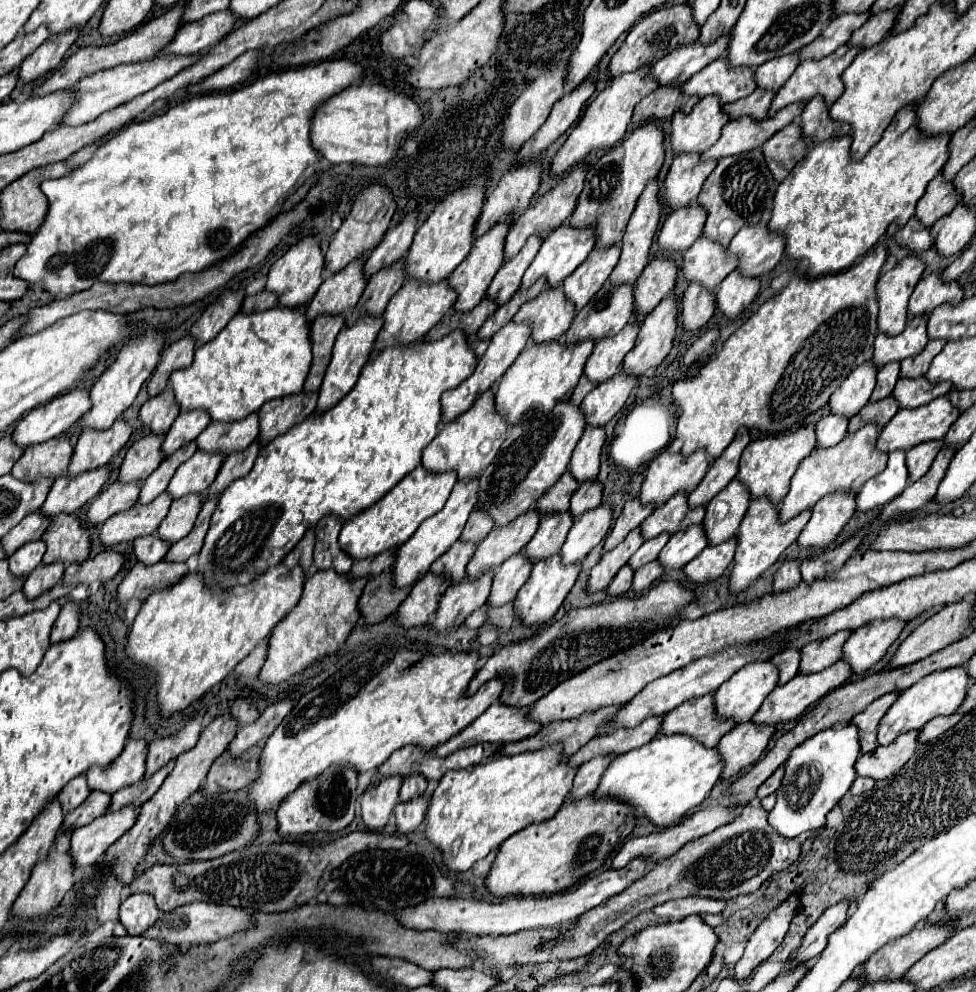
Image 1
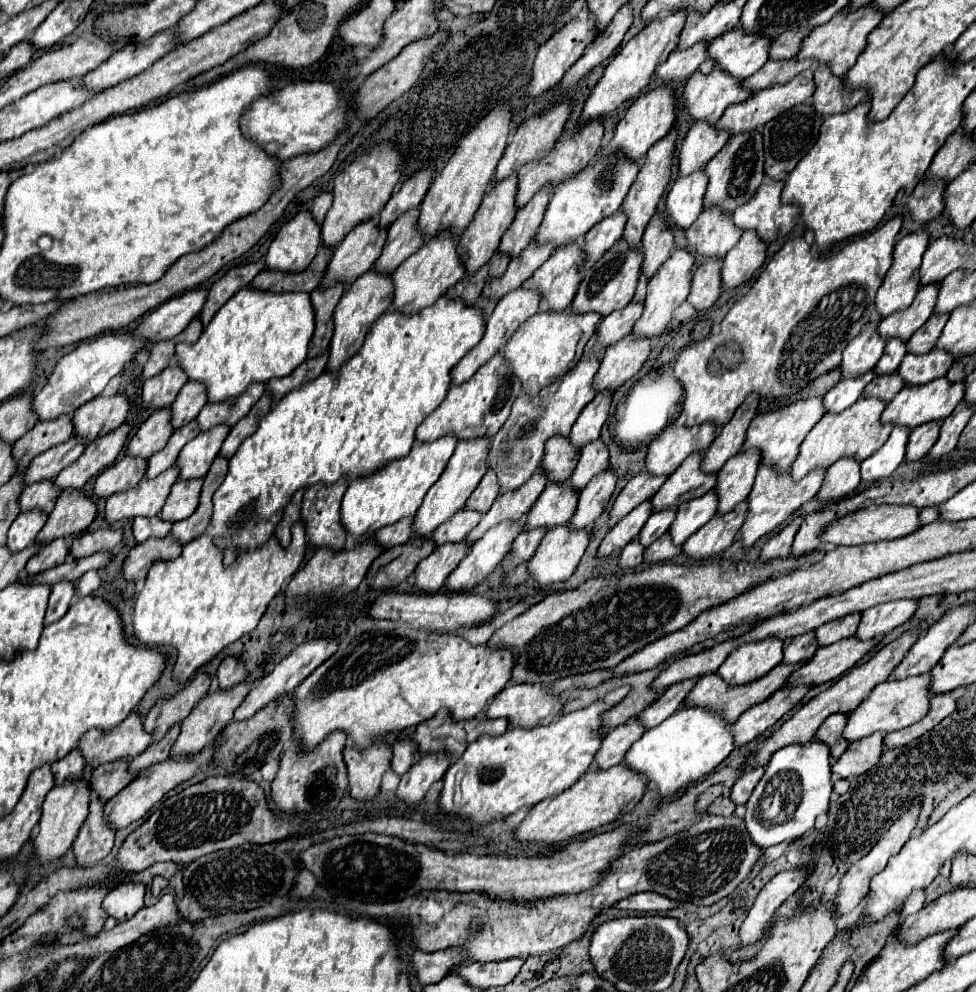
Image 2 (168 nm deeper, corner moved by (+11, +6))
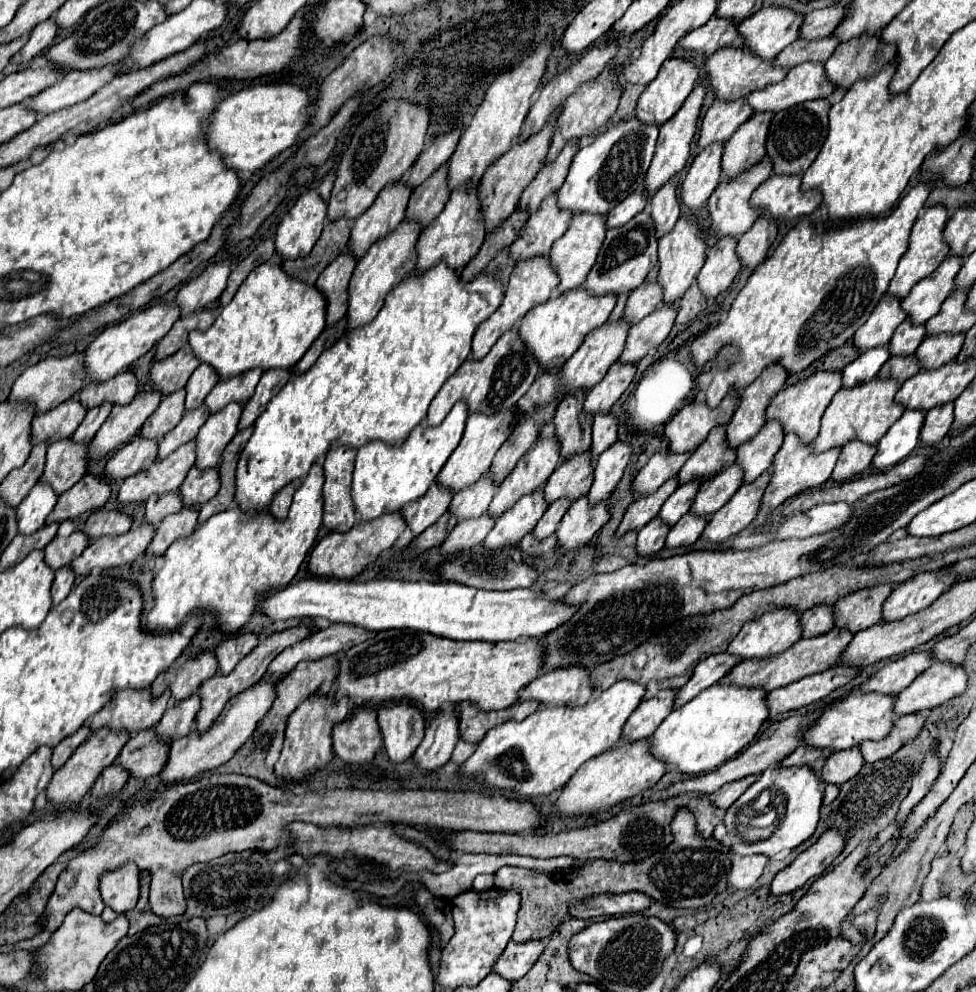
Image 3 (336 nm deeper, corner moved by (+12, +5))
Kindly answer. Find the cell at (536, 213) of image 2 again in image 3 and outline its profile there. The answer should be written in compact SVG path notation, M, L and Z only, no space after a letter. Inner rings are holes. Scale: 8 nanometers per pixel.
M573 141L573 145L565 145L565 149L559 153L555 161L551 161L549 165L543 165L543 169L535 175L535 179L521 195L521 201L519 201L521 209L527 209L529 213L533 213L551 191L561 189L577 149L579 149L579 141Z

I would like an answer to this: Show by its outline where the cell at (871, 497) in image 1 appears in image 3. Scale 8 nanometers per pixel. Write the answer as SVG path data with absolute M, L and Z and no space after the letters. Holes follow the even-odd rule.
M907 409L881 437L879 451L871 465L879 471L885 471L903 461L919 445L923 421L925 413L921 413L921 409Z

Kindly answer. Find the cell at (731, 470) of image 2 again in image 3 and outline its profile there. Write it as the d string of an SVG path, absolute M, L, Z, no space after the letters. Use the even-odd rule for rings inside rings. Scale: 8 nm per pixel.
M769 421L753 439L737 447L737 463L741 463L745 469L745 483L755 481L763 471L769 469L783 439L785 431L781 425L777 425L777 421Z

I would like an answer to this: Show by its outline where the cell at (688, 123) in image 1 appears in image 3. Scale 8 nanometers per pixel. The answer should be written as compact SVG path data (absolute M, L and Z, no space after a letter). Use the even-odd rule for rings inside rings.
M727 45L725 49L719 49L707 59L707 73L711 77L715 97L725 99L725 101L735 101L735 99L747 97L751 91L765 89L771 83L779 83L781 79L785 79L789 69L777 69L773 61L757 61L757 57L753 57L753 53L749 53L749 49L745 47Z

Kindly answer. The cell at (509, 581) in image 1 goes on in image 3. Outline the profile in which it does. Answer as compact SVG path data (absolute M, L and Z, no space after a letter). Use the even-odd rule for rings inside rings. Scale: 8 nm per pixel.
M553 501L553 505L549 505L549 509L545 511L545 515L543 515L541 521L537 523L537 527L535 527L535 531L533 531L535 537L537 537L537 539L549 537L549 535L557 529L557 525L559 525L561 517L567 513L569 505L571 505L571 501Z

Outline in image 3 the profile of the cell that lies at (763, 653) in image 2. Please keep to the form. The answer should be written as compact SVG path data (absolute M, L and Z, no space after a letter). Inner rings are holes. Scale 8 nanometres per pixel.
M779 607L763 613L753 623L745 623L727 651L745 659L769 657L789 649L799 639L801 613L795 607Z

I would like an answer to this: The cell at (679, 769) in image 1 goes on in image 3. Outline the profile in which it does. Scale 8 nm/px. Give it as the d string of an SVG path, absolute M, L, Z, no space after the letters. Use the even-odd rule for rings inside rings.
M719 681L701 691L687 705L677 707L657 727L651 737L651 751L657 759L677 767L681 773L699 775L713 771L745 749L755 739L767 717L767 693L761 687L737 687Z

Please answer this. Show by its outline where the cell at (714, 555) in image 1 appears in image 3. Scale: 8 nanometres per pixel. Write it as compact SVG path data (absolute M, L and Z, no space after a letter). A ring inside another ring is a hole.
M769 467L761 477L757 477L757 481L741 485L739 491L717 513L711 515L703 537L711 541L725 541L727 537L743 531L755 519L761 507L761 497L765 485L769 483L769 473L773 473L773 467Z

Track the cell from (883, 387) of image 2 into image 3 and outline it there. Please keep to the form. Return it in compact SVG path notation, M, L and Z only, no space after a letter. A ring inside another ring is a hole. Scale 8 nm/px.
M915 353L911 355L893 355L893 359L889 359L881 371L879 371L879 377L893 377L897 379L899 383L903 383L907 377L915 375L917 371L921 369L921 363L917 361Z

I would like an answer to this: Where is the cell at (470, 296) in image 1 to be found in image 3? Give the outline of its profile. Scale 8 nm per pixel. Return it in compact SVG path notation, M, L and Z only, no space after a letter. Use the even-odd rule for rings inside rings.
M557 109L557 113L549 117L549 125L545 125L541 133L533 133L533 137L527 137L525 141L515 141L511 149L503 153L499 161L493 161L493 165L489 165L489 169L483 173L479 187L481 187L481 205L485 211L483 221L485 221L487 231L493 231L501 221L505 221L513 213L523 189L531 183L531 179L543 167L545 153L549 151L549 141L553 137L553 121L557 121L559 115L561 115L561 109Z

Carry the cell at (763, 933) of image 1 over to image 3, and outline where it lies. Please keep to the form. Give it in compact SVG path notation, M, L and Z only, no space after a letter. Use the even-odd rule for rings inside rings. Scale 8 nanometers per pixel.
M827 829L817 843L803 851L787 869L779 871L771 883L771 895L783 895L801 889L811 877L819 877L845 849L847 837L839 829Z

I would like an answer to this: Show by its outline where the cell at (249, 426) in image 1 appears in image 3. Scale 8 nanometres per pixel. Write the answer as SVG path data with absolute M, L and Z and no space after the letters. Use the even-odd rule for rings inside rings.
M253 369L253 373L241 373L241 377L235 377L233 381L219 381L207 395L205 405L211 409L211 413L217 413L233 401L247 403L259 383L259 377L261 369Z

